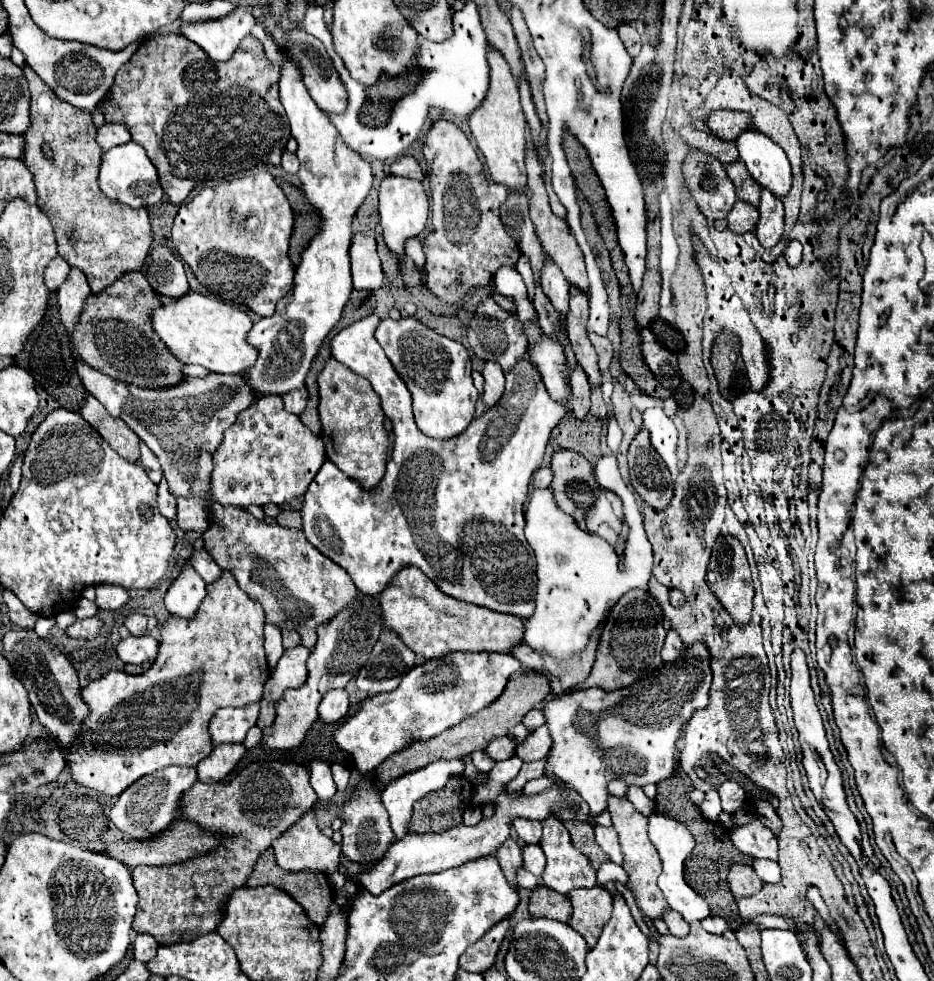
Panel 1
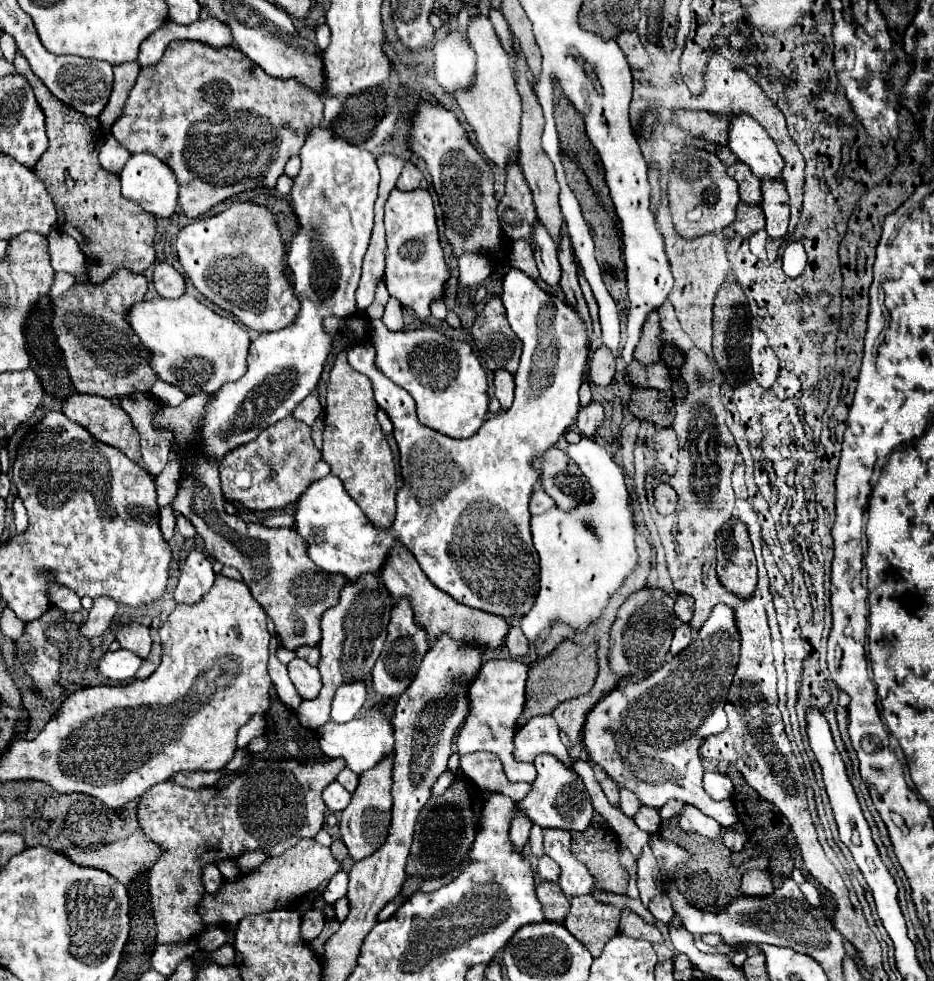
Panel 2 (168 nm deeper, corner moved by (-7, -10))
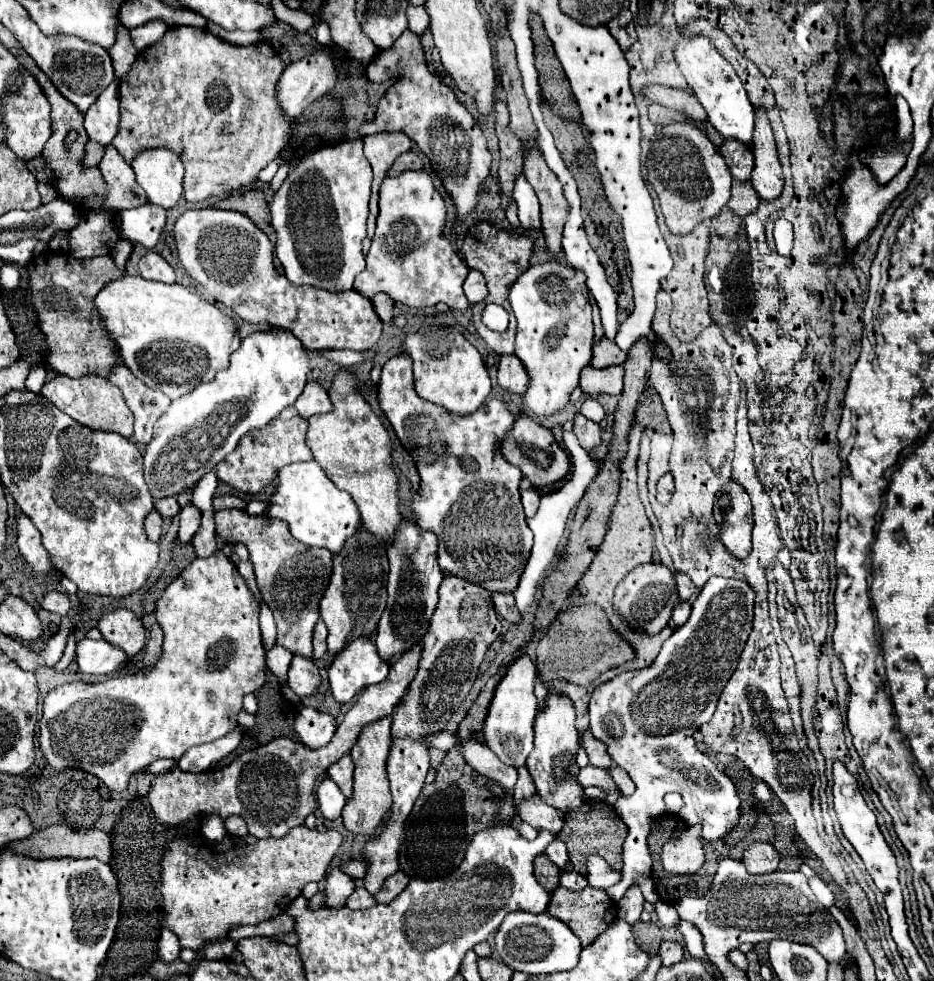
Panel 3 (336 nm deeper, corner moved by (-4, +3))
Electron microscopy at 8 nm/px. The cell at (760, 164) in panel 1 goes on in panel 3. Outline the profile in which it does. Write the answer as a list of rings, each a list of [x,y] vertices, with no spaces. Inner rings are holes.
[[[681,37],[681,41],[675,47],[675,61],[679,63],[681,73],[685,75],[693,93],[705,107],[711,125],[725,139],[737,139],[745,145],[751,145],[755,129],[755,107],[747,99],[741,79],[733,71],[733,67],[715,51],[711,41],[705,37],[693,37],[693,39]]]

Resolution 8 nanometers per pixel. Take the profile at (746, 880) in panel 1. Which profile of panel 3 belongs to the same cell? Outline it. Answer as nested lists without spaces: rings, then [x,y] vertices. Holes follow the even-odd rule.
[[[753,843],[743,853],[743,863],[751,875],[763,875],[777,871],[779,853],[769,843]]]

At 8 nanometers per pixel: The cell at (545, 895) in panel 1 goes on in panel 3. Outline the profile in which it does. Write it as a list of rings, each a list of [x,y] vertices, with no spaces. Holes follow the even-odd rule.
[[[539,855],[535,859],[535,877],[537,877],[539,885],[543,889],[547,889],[549,893],[553,893],[559,887],[559,873],[561,873],[561,869],[555,863],[551,863],[545,855]]]

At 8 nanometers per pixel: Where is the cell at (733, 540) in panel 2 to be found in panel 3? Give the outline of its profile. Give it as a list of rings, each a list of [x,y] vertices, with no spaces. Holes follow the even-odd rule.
[[[735,481],[723,485],[715,499],[713,517],[721,529],[725,551],[737,559],[747,559],[751,553],[753,513],[749,495]]]

